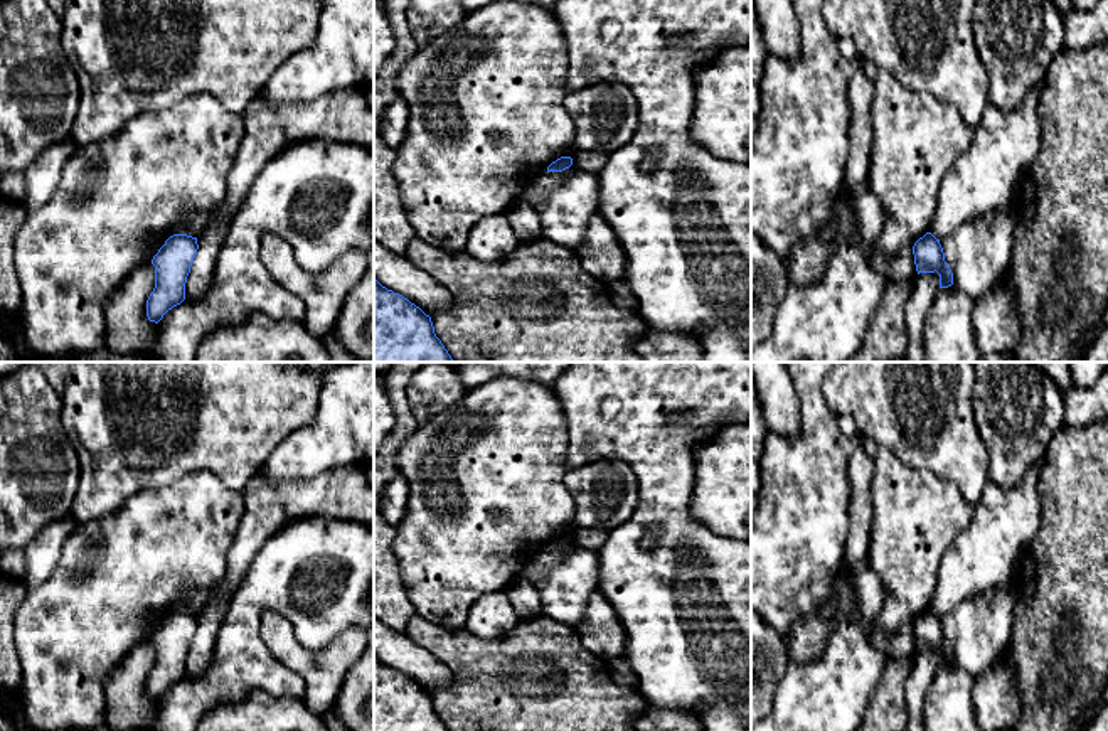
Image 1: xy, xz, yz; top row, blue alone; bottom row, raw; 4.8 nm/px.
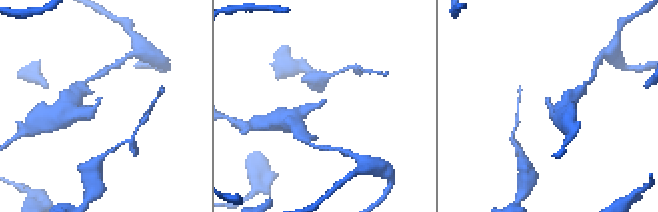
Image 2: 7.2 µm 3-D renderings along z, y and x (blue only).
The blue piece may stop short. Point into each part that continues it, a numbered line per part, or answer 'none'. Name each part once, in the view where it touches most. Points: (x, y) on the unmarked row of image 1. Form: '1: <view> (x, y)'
none

